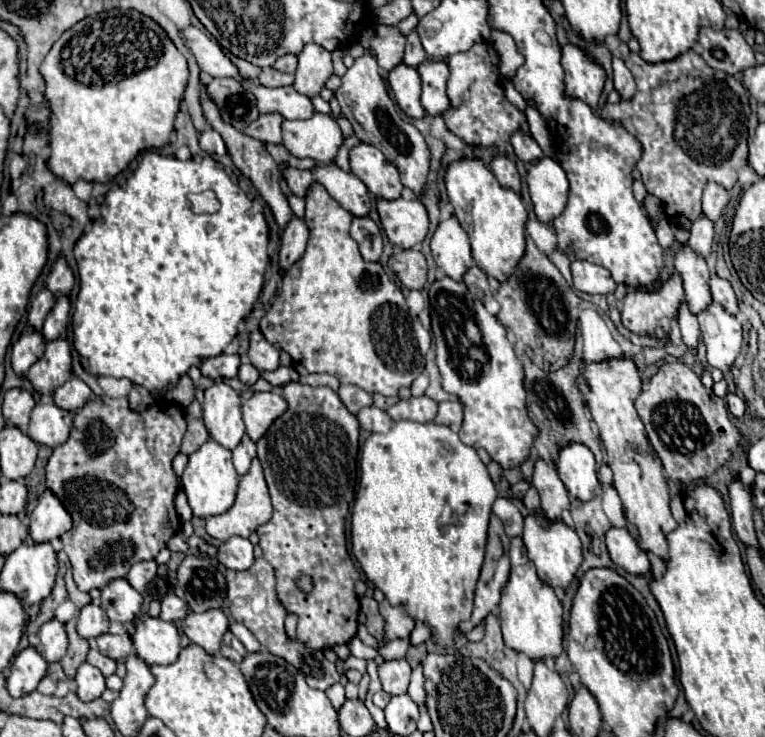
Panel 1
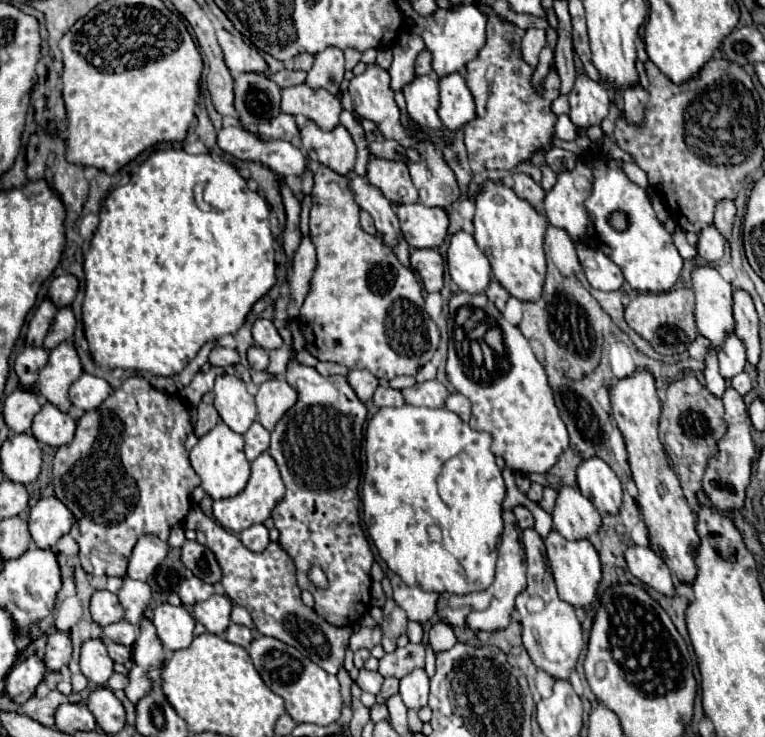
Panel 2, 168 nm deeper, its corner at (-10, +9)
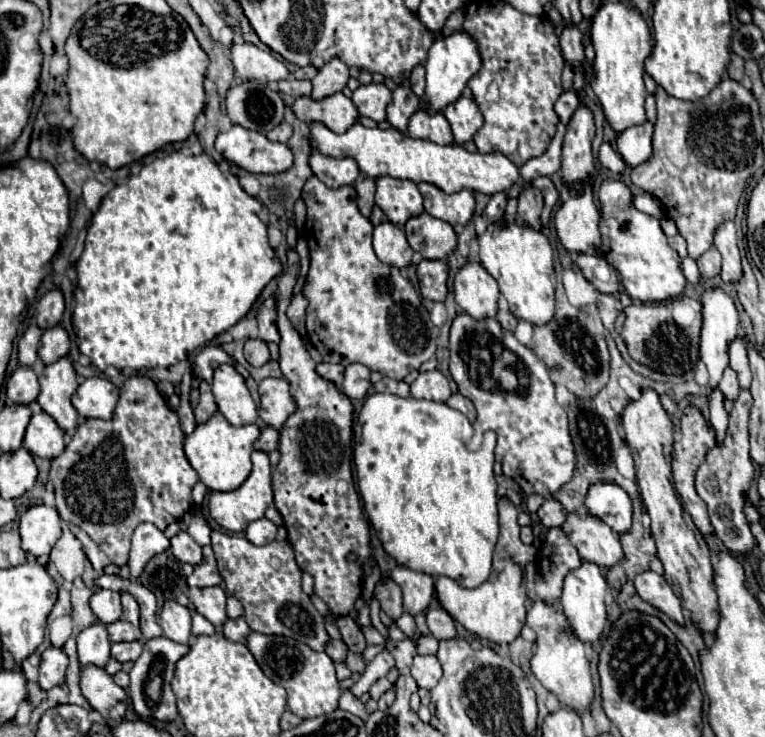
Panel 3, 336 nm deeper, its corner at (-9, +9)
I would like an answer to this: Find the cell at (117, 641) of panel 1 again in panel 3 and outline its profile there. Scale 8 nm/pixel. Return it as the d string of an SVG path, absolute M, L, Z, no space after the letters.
M119 619L119 621L111 623L111 625L107 625L107 631L109 631L109 639L111 639L113 643L117 643L117 641L135 641L135 639L139 639L137 629L135 629L129 621L123 621L123 619Z

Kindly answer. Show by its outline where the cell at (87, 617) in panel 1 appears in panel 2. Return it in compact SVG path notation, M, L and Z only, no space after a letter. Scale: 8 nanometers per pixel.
M96 591L90 601L90 613L92 619L100 625L106 627L110 623L116 623L124 617L124 609L118 603L118 597L110 591Z

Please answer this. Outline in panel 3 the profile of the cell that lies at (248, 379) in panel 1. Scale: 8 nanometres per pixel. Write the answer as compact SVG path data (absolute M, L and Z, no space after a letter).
M249 339L245 343L245 359L253 365L253 367L261 367L269 361L269 349L267 343L261 339Z

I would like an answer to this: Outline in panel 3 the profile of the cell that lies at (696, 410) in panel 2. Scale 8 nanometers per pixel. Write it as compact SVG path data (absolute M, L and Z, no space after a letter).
M687 407L681 417L681 439L677 439L673 445L673 477L675 477L675 489L681 495L683 507L687 509L687 513L691 515L693 523L697 525L697 529L703 533L705 539L709 539L715 533L715 529L709 521L707 503L695 491L695 469L705 461L705 455L713 447L715 447L715 429L707 427L701 411L697 411L695 407Z

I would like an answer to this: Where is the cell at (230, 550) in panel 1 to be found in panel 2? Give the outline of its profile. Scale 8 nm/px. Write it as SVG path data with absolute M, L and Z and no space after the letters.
M252 525L252 527L248 527L248 529L244 529L244 531L240 533L240 541L242 541L250 551L260 553L260 551L264 551L266 545L270 543L270 541L268 541L268 529L266 529L264 525Z

